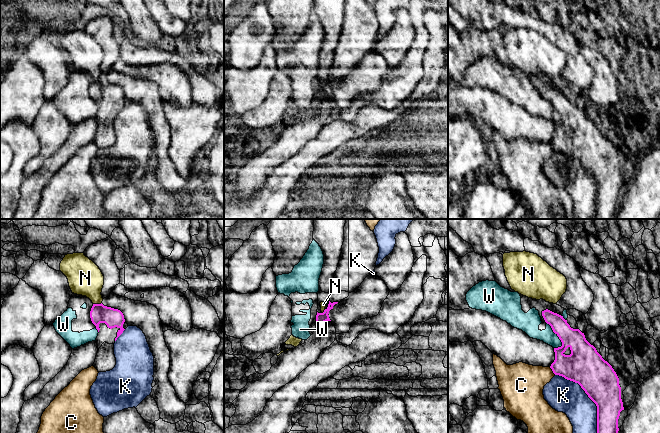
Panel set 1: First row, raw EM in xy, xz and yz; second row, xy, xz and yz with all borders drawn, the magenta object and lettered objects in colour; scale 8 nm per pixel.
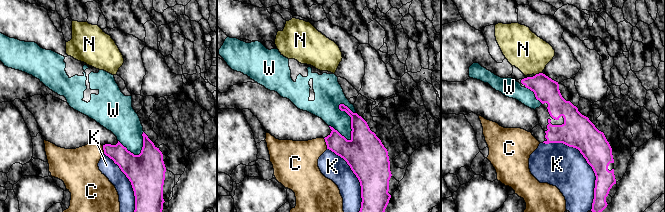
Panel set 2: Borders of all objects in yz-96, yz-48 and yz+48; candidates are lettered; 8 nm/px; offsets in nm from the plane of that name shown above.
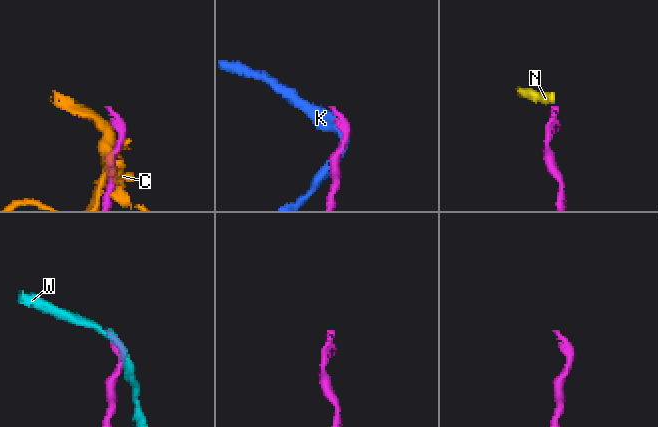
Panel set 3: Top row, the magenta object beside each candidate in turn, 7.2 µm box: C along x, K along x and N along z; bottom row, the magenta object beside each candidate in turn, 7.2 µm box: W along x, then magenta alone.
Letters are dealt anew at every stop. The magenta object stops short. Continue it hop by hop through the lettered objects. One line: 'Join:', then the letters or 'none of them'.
Join: none of them

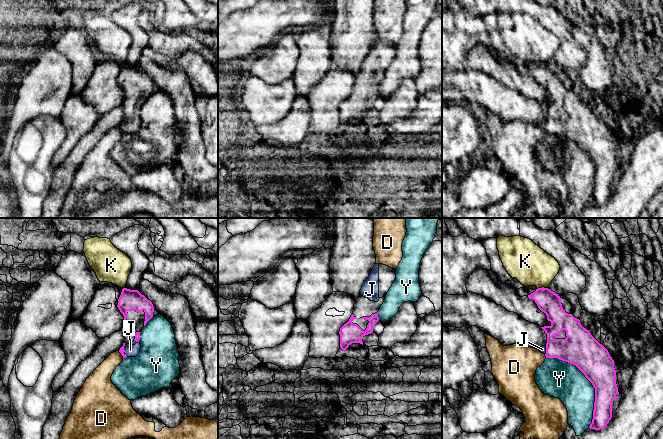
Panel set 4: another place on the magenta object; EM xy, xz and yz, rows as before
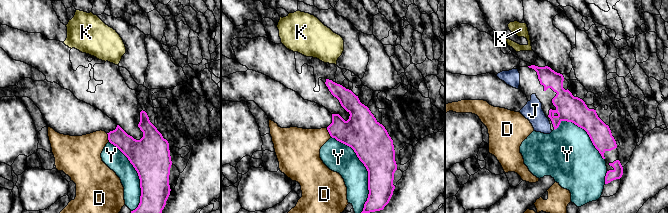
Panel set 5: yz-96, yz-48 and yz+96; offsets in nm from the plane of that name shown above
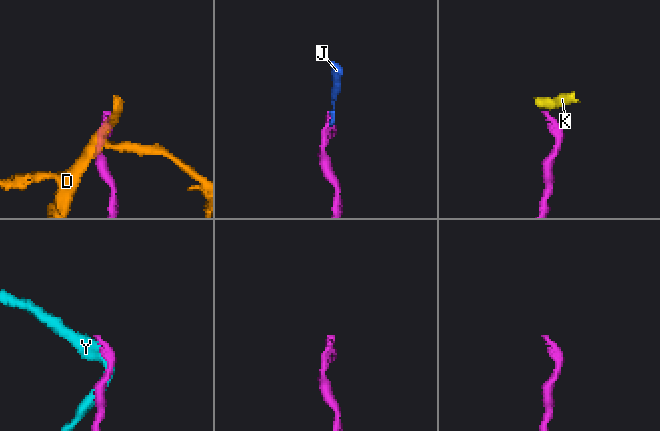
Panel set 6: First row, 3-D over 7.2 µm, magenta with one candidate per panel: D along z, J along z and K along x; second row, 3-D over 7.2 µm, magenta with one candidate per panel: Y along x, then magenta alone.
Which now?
Join: J

